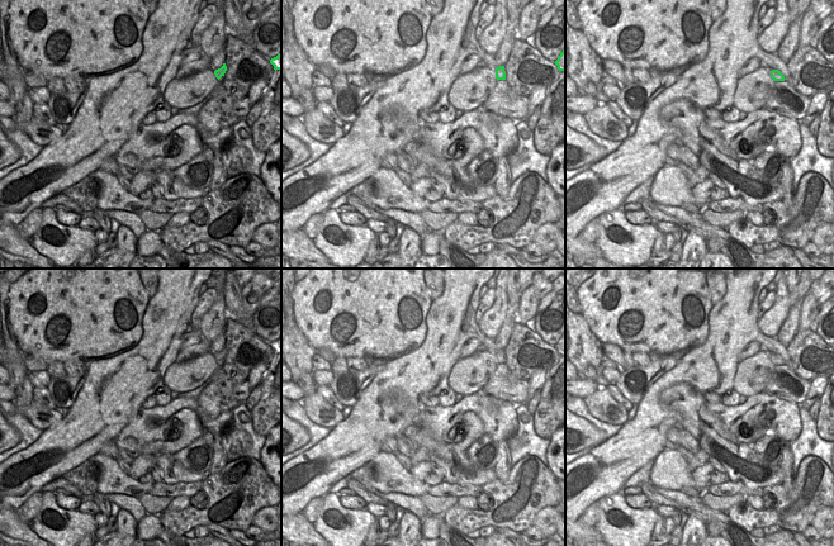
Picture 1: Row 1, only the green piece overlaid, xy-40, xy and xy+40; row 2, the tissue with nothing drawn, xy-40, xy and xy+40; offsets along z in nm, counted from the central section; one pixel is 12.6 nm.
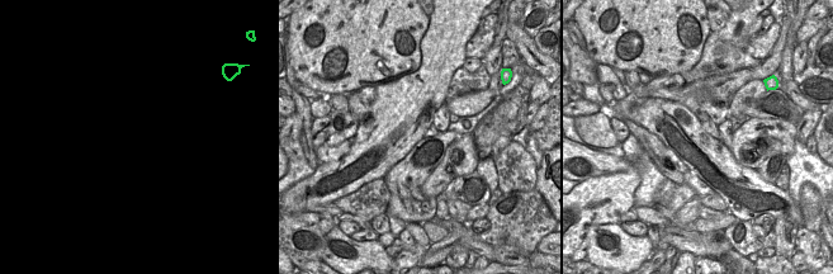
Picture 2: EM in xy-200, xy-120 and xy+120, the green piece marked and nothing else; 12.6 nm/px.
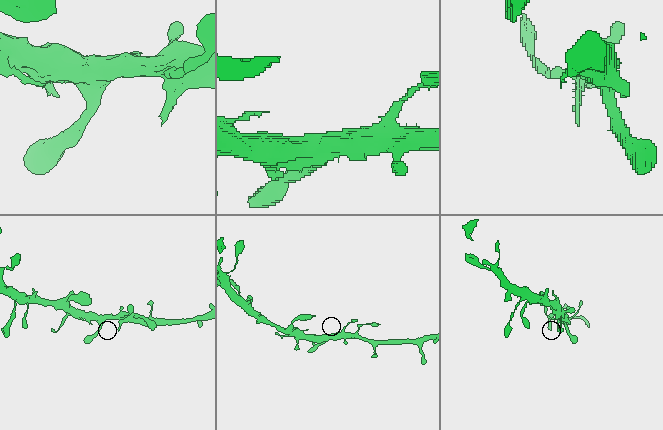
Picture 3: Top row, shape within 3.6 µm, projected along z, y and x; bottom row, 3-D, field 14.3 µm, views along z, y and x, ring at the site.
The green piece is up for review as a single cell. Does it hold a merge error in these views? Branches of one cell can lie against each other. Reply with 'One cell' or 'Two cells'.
One cell

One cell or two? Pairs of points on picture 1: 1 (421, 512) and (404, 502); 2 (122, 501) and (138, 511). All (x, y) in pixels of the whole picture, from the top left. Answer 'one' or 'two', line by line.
1: one
2: one

